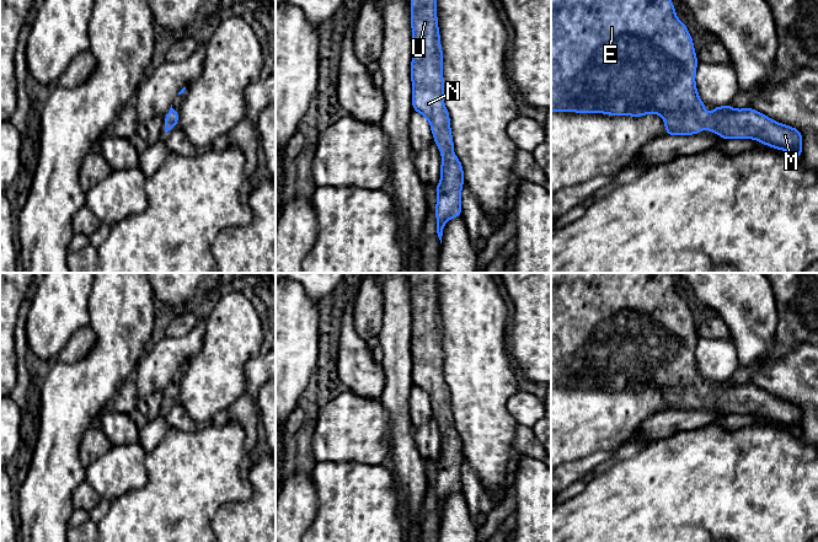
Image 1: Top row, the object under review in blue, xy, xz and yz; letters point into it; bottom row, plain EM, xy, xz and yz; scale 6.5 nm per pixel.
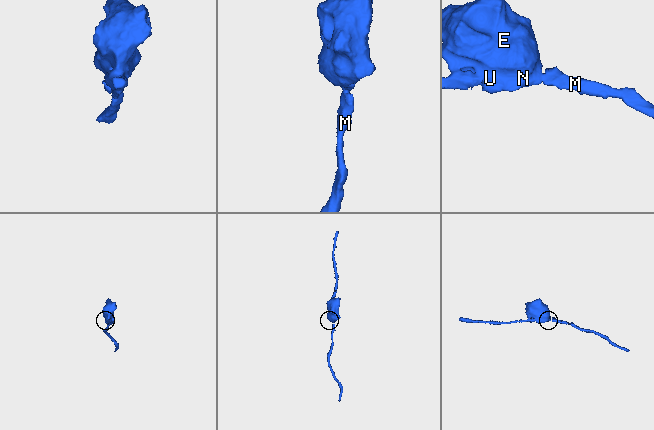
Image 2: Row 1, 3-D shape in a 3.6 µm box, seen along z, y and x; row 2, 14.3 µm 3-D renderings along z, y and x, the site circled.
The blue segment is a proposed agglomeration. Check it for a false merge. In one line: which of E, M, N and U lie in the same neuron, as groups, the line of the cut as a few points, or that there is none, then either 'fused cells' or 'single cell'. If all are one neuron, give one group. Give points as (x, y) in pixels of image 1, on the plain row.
E M N U | no cut | single cell

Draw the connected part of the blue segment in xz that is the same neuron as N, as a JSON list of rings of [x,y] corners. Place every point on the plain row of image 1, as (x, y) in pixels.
[[[411,273],[412,383],[431,399],[442,431],[440,456],[435,463],[437,509],[442,519],[448,495],[461,492],[464,445],[453,426],[449,387],[444,380],[443,326],[437,293],[437,273]]]

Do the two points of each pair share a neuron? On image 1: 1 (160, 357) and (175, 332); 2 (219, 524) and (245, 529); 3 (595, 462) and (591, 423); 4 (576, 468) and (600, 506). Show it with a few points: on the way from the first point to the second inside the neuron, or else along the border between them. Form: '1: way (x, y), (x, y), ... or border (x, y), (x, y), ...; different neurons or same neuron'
1: border (197, 321), (187, 333), (180, 337), (166, 337); different neurons
2: way (225, 524), (239, 526); same neuron
3: border (615, 449), (591, 452), (567, 462); different neurons
4: border (610, 462), (586, 478); different neurons

